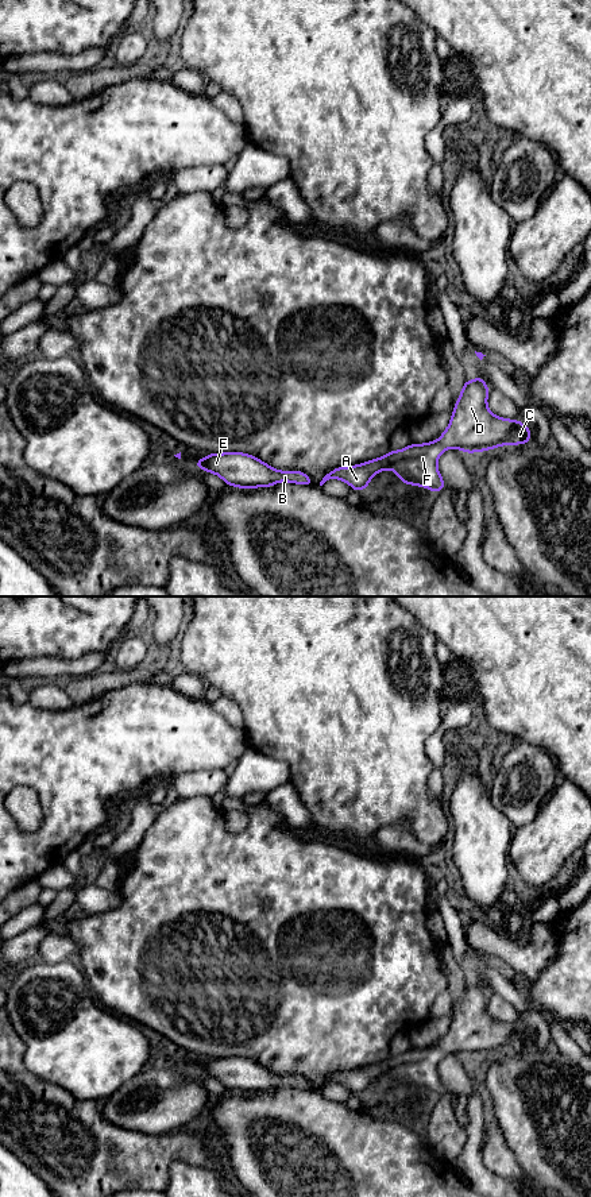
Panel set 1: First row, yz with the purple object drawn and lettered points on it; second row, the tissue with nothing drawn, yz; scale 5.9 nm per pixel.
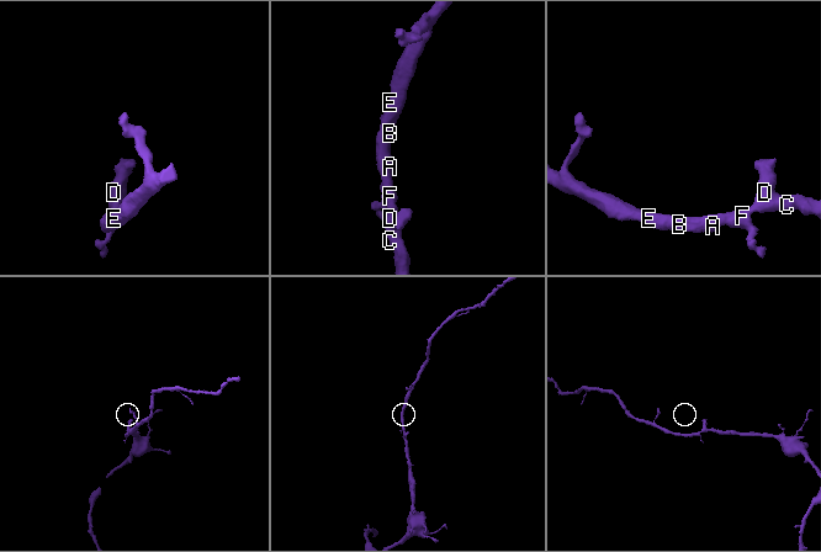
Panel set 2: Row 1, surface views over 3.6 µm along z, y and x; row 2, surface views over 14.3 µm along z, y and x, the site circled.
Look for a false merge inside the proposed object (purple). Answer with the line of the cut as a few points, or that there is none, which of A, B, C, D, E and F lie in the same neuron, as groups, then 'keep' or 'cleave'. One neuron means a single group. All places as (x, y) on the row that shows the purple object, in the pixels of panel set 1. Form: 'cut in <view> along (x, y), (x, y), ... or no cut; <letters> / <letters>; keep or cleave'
no cut; A B C D E F; keep

